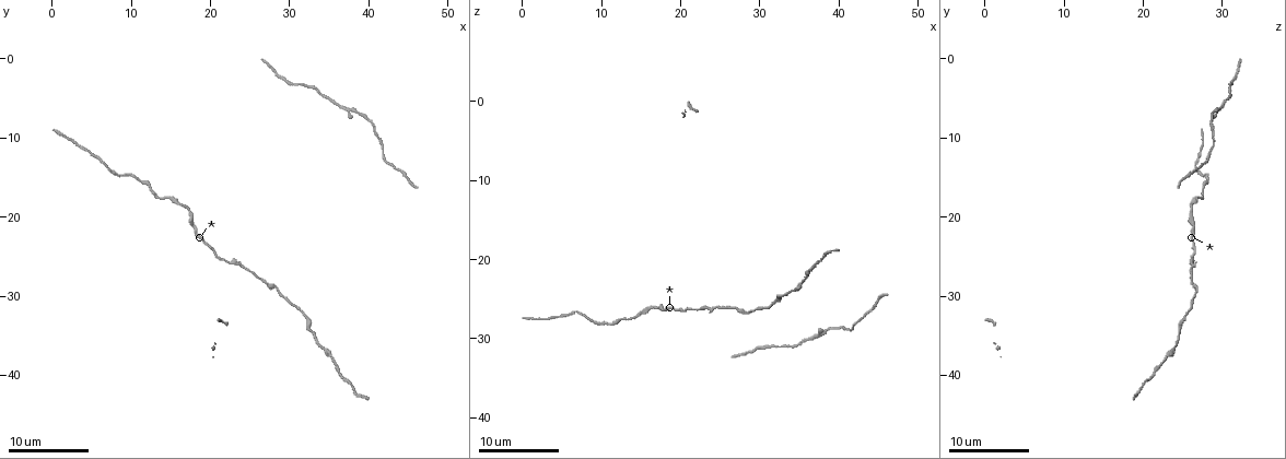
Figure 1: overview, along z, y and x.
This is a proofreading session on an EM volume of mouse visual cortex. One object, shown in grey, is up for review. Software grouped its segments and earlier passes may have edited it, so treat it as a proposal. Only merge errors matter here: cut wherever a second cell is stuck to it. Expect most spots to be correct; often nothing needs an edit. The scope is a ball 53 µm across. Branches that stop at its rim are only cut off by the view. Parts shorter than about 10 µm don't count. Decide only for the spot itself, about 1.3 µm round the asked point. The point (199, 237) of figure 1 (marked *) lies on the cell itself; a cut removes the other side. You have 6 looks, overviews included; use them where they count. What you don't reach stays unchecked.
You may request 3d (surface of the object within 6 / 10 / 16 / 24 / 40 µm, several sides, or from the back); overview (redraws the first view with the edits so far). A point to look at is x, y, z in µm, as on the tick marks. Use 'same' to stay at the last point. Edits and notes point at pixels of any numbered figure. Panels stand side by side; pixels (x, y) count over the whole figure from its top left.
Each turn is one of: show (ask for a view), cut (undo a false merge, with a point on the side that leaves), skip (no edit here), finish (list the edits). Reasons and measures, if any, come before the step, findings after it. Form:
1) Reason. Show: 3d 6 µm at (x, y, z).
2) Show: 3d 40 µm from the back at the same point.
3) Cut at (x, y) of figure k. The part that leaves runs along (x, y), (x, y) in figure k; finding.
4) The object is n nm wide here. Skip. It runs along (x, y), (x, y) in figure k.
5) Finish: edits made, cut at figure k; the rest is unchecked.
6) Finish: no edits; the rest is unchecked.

Sudden change in width. Show: 3d 10 µm at (29.0, 29.0, 26.5).

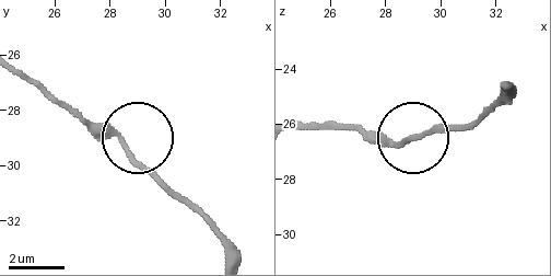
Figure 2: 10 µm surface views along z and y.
Show: 3d 6 µm at (28.5, 29.3, 26.8).

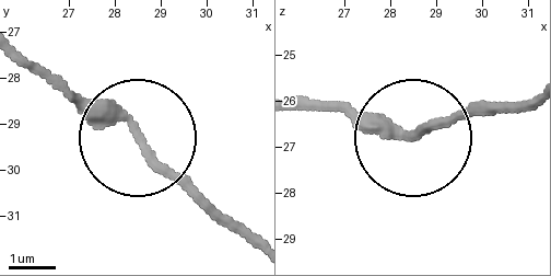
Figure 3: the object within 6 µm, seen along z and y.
The object is 230 nm wide here. Skip. It runs along (297, 106), (426, 134), (517, 106) in figure 3; continuous, no second cell.

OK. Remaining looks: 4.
Narrows sharply. Show: 3d 16 µm at (35.5, 38.0, 22.5).

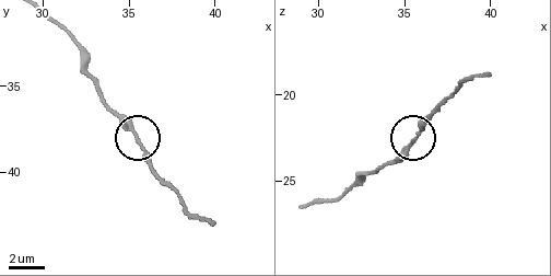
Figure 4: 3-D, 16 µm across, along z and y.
The object is 170 nm wide here. Skip. One cell here.

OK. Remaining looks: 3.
Show: 3d 10 µm at (15.5, 17.5, 26.5).

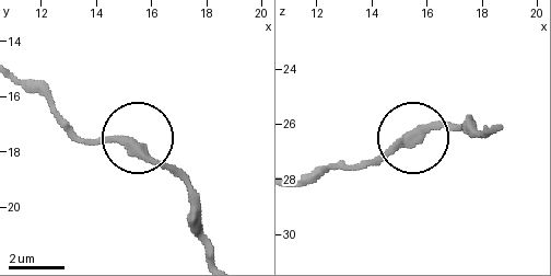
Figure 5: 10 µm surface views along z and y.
The object is 350 nm wide here. Skip. It runs along (492, 131), (441, 127), (351, 167) in figure 5; all the same cell.

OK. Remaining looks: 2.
Finish: no edits; the rest is unchecked.

